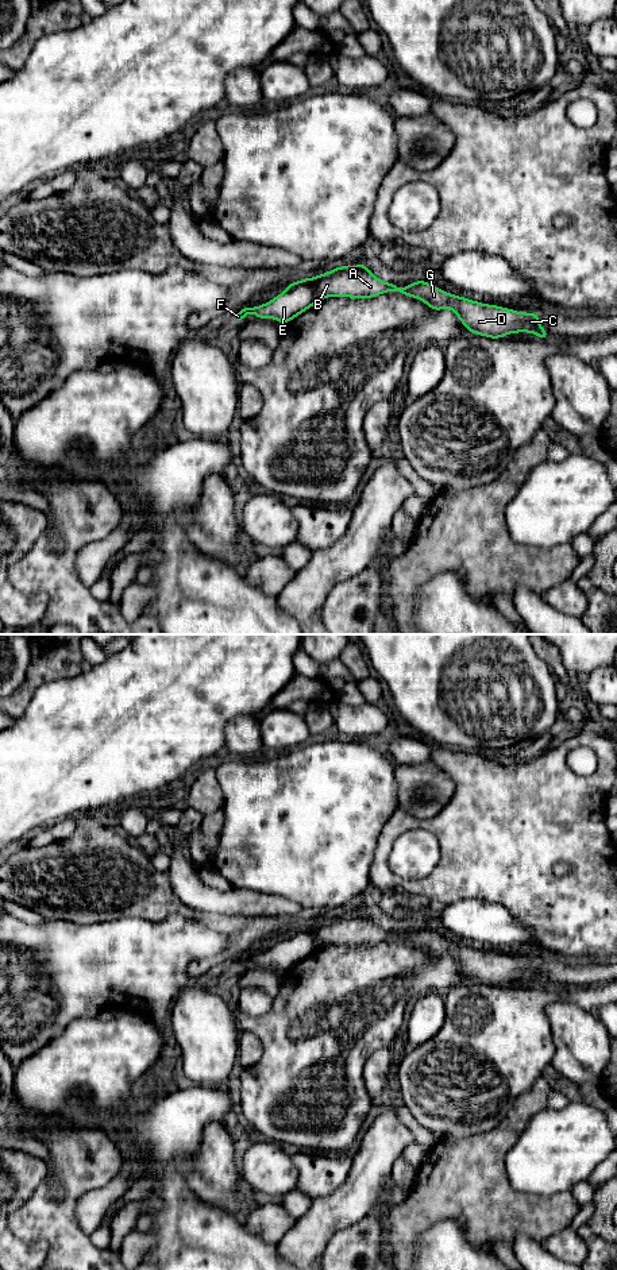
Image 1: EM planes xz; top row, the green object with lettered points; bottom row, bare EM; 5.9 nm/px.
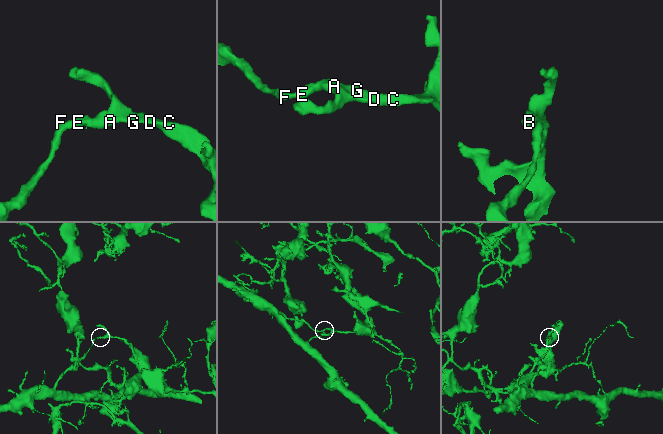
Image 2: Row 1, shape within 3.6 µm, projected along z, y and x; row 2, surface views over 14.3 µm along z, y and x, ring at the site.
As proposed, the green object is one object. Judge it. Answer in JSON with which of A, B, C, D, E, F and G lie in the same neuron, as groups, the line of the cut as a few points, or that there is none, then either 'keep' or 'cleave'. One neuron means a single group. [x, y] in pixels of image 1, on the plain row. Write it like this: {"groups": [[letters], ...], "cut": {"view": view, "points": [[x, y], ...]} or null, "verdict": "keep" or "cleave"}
{"groups": [["A", "B", "C", "D", "G"], ["E", "F"]], "cut": {"view": "xz", "points": [[312, 926], [316, 948]]}, "verdict": "cleave"}

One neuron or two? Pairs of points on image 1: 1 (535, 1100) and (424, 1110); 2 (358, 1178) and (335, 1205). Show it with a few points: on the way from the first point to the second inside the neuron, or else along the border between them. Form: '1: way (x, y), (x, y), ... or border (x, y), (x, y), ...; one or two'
1: border (538, 1080), (516, 1099), (496, 1127); two
2: way (355, 1185), (342, 1199); one

